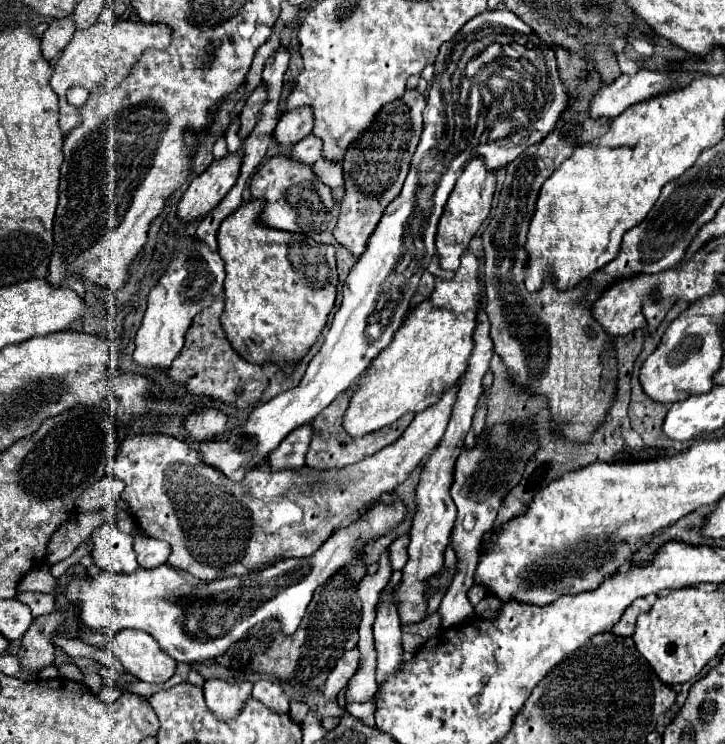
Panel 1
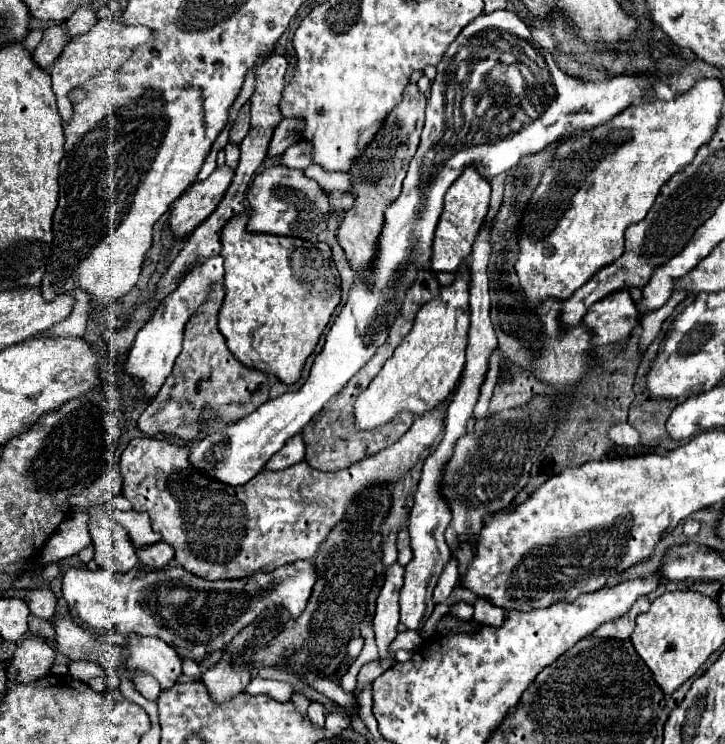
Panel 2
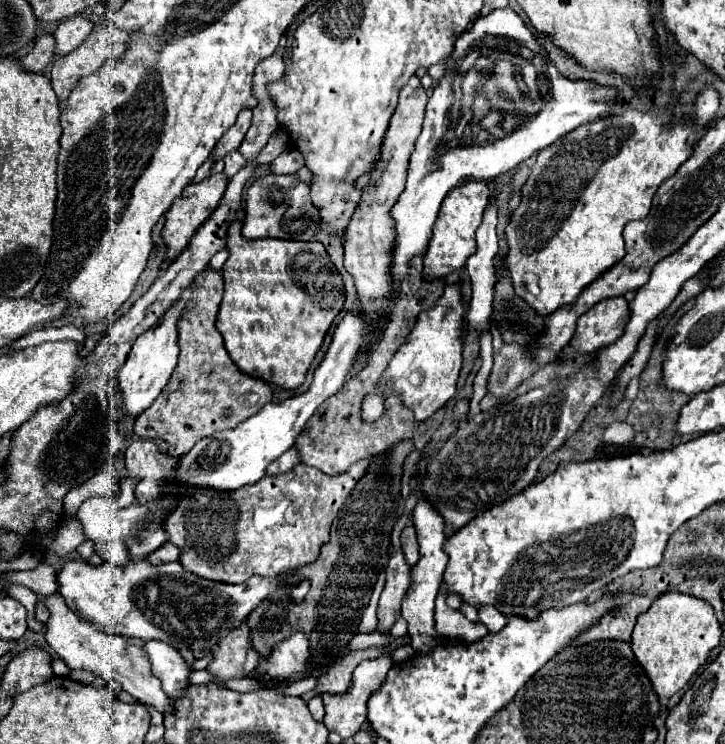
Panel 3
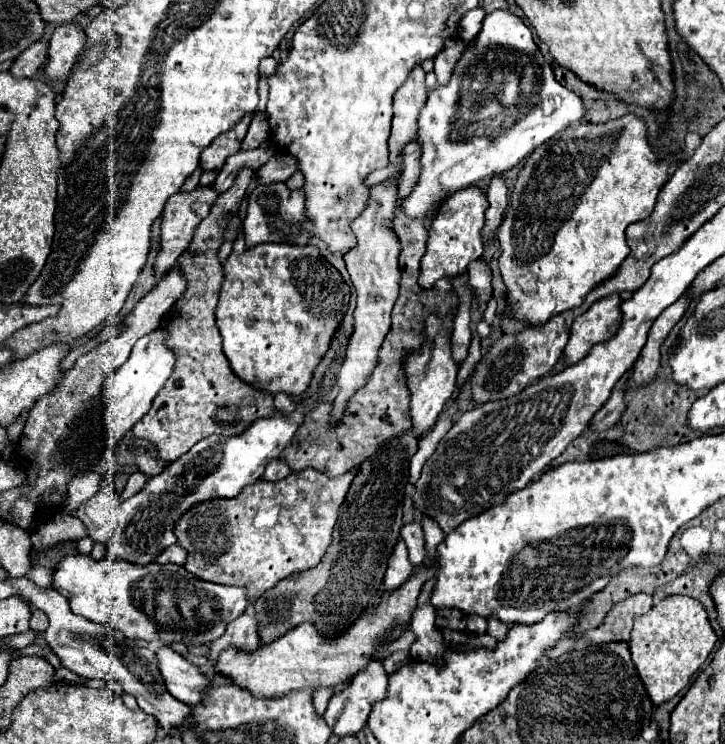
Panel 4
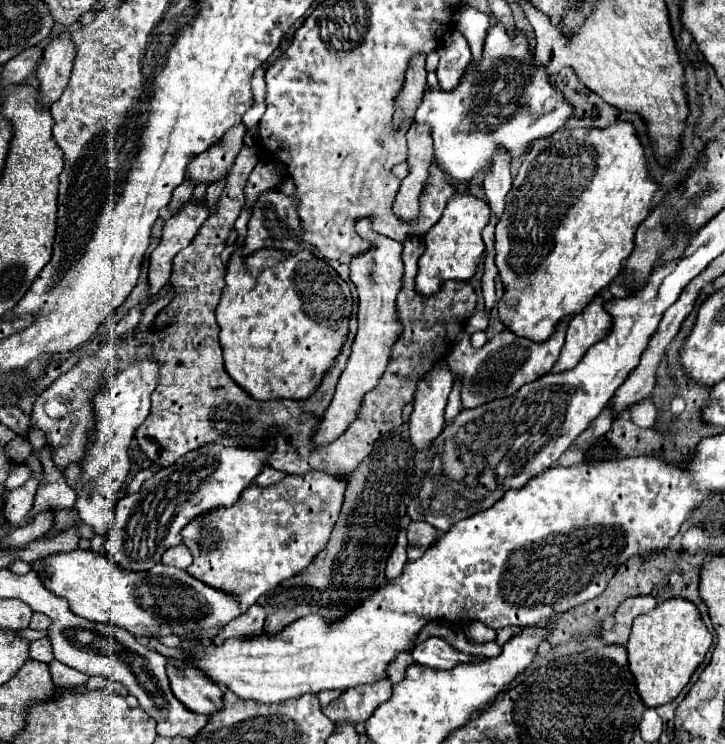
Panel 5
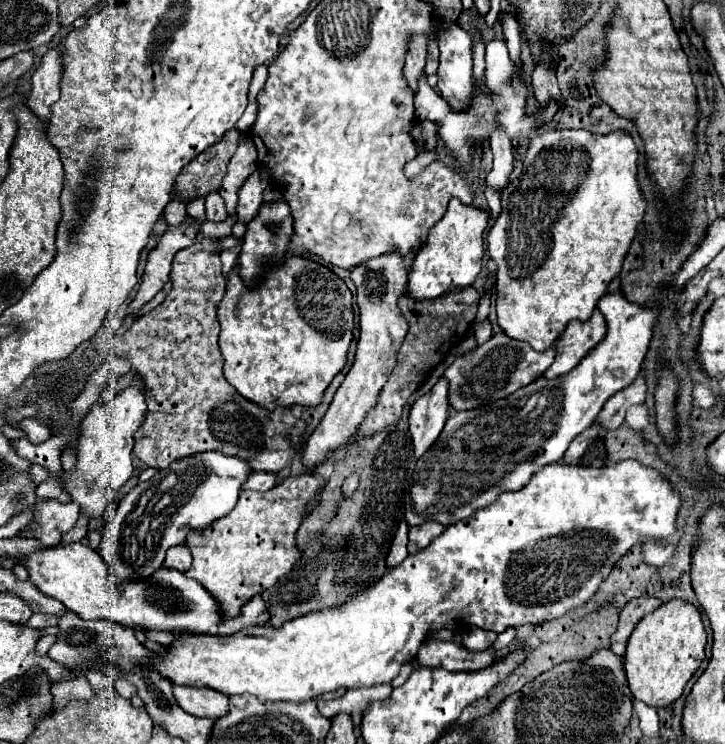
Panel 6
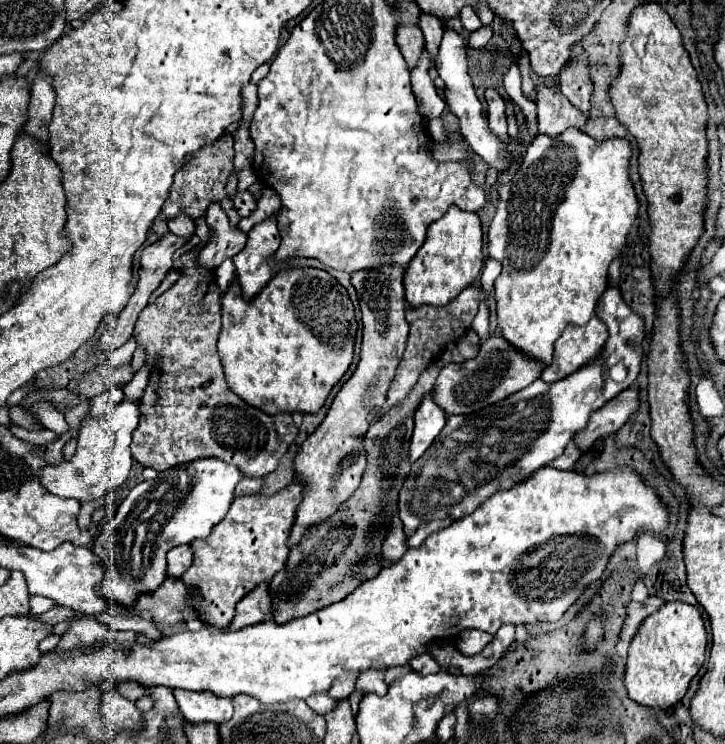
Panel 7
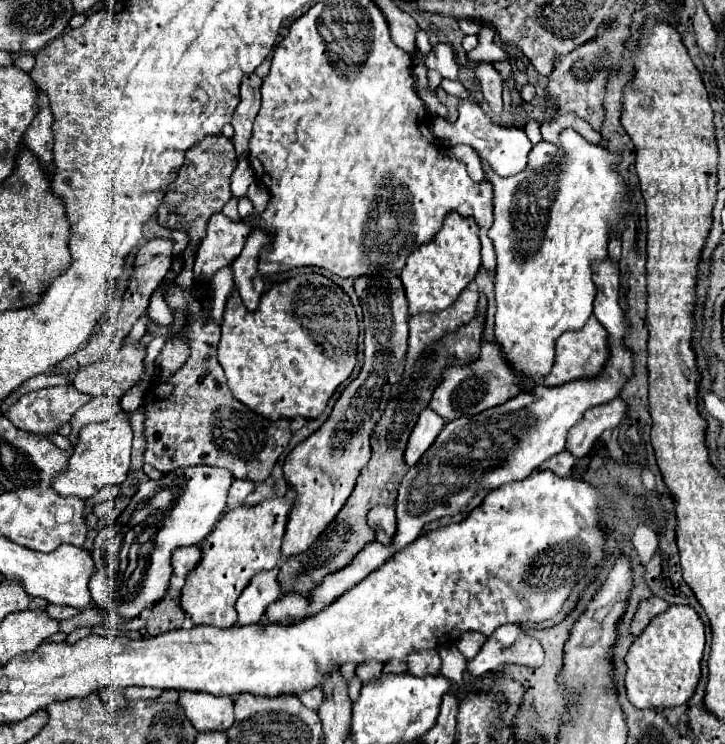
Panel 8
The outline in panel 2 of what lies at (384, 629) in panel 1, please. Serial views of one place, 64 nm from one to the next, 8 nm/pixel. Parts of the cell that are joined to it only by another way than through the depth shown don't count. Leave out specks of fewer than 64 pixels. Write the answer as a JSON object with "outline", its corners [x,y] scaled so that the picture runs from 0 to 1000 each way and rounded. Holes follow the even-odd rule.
{"outline":[[[538,758],[532,769],[532,782],[524,793],[524,801],[519,806],[519,828],[516,828],[516,849],[519,849],[519,866],[524,884],[535,879],[538,863],[546,858],[546,841],[552,836],[552,812],[549,812],[549,798],[554,790],[557,780],[557,761],[552,758]]]}

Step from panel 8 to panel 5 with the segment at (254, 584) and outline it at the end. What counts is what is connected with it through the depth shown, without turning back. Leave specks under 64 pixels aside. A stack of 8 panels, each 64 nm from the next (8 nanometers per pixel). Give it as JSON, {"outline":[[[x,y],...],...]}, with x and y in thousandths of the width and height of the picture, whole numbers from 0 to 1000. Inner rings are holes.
{"outline":[[[350,812],[348,817],[342,817],[337,825],[331,825],[328,831],[317,833],[298,855],[295,855],[295,866],[306,866],[312,858],[317,855],[350,855],[359,852],[364,844],[364,817],[359,817],[359,812]]]}

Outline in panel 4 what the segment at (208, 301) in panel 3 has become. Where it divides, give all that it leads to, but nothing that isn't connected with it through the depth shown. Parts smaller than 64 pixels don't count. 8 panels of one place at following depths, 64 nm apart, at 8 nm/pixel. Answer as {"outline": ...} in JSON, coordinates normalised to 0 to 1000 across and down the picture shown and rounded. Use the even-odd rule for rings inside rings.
{"outline":[[[345,223],[331,226],[331,237],[326,237],[320,253],[314,253],[309,261],[298,266],[292,285],[270,306],[265,328],[246,347],[248,366],[259,371],[259,387],[254,398],[248,398],[248,403],[237,409],[237,414],[229,419],[226,430],[221,433],[221,441],[232,446],[226,462],[237,468],[243,478],[243,495],[237,497],[232,516],[226,516],[226,522],[215,530],[207,554],[199,559],[199,565],[193,565],[182,575],[185,586],[212,599],[218,616],[232,624],[246,618],[270,594],[276,594],[290,583],[306,583],[312,589],[326,586],[337,581],[337,575],[342,575],[348,565],[359,559],[375,559],[375,554],[383,554],[372,530],[361,530],[359,524],[348,522],[345,516],[323,505],[306,473],[306,454],[295,433],[301,395],[309,374],[309,363],[303,349],[298,349],[298,339],[309,325],[314,290],[328,285],[339,263],[342,247],[348,242],[348,234],[350,228]],[[259,344],[270,344],[270,349],[259,349]]]}

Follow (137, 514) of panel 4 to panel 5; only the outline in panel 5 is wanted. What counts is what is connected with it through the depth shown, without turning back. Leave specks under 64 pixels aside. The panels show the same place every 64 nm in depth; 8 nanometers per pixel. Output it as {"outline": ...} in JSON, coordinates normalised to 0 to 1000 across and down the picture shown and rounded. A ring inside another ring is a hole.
{"outline":[[[381,578],[370,581],[370,602],[309,602],[287,597],[259,608],[243,624],[218,632],[204,642],[185,664],[171,667],[160,680],[157,704],[146,720],[143,739],[154,758],[182,769],[201,769],[223,753],[223,745],[251,728],[251,710],[281,688],[301,683],[317,683],[331,669],[331,661],[348,651],[348,645],[364,629],[364,618],[375,608],[375,589]]]}

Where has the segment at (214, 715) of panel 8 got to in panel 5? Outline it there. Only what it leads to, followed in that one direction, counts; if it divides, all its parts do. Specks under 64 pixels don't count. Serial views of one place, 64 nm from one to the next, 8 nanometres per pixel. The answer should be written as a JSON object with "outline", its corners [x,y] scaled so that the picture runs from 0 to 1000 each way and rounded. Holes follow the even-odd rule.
{"outline":[[[232,887],[229,903],[240,935],[257,952],[262,952],[262,957],[290,962],[292,957],[301,957],[306,952],[306,925],[290,914],[281,914],[281,906],[265,898],[265,892]]]}

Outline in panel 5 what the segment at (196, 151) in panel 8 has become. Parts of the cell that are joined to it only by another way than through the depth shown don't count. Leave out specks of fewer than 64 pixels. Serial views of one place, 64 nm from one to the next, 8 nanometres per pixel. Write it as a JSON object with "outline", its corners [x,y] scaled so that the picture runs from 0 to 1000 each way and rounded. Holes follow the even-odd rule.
{"outline":[[[328,167],[326,172],[317,172],[306,188],[301,194],[292,194],[292,199],[287,199],[287,204],[279,204],[276,210],[270,210],[270,215],[265,215],[265,220],[259,220],[259,237],[257,242],[265,247],[292,247],[298,242],[303,242],[303,237],[309,237],[309,231],[317,228],[326,204],[331,204],[334,199],[334,185],[337,185],[339,172],[334,167]]]}

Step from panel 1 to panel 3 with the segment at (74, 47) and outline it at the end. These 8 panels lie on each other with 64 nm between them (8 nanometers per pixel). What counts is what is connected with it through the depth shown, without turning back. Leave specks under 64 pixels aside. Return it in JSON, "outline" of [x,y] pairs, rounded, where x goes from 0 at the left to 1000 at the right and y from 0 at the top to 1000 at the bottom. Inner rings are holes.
{"outline":[[[132,32],[127,46],[121,48],[121,54],[110,65],[105,65],[105,70],[99,70],[99,75],[77,81],[74,91],[72,91],[72,105],[69,108],[72,108],[72,118],[74,118],[83,140],[91,140],[91,132],[94,132],[97,121],[102,118],[102,113],[108,110],[108,105],[132,97],[138,91],[138,86],[143,86],[146,81],[168,75],[171,67],[174,67],[177,51],[179,51],[179,46],[171,43],[171,40],[163,40],[163,38],[152,35],[152,32]]]}

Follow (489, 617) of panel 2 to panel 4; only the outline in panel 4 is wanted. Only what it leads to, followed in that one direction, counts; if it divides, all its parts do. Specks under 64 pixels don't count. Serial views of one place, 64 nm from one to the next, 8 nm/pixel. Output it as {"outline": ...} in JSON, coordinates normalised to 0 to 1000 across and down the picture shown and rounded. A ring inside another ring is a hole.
{"outline":[[[676,828],[676,831],[672,831],[673,836],[673,852],[683,856],[686,862],[695,860],[695,855],[701,852],[701,839],[695,839],[690,836],[688,833],[684,833],[684,829]]]}

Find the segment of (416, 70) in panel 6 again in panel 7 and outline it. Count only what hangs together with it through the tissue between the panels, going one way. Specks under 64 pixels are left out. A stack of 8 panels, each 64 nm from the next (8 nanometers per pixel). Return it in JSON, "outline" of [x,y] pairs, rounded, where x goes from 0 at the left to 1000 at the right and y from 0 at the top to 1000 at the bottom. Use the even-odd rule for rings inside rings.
{"outline":[[[557,32],[552,40],[546,38],[546,59],[552,65],[552,70],[557,73],[563,91],[571,94],[574,83],[582,73],[582,62],[585,62],[585,46],[579,40],[577,32]]]}

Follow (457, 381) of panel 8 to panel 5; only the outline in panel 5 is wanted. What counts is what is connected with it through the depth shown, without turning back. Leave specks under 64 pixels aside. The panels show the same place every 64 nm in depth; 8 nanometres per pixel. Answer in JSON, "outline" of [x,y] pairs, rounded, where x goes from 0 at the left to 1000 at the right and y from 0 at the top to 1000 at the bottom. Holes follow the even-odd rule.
{"outline":[[[786,427],[775,430],[767,441],[767,449],[761,449],[761,457],[753,457],[748,462],[737,462],[734,457],[714,454],[703,444],[692,444],[679,457],[673,457],[665,468],[651,468],[646,446],[637,444],[623,473],[618,476],[618,495],[626,508],[634,508],[634,540],[637,548],[657,548],[670,540],[679,540],[684,535],[706,532],[712,530],[723,516],[737,513],[759,500],[764,487],[772,478],[778,449]]]}

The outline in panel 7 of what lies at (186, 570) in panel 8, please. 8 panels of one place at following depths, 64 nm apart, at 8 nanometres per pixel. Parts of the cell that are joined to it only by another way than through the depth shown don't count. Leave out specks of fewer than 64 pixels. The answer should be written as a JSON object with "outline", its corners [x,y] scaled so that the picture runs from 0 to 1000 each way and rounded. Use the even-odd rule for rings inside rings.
{"outline":[[[243,734],[232,742],[232,774],[243,774],[243,780],[251,777],[251,772],[265,761],[268,745],[262,734]]]}

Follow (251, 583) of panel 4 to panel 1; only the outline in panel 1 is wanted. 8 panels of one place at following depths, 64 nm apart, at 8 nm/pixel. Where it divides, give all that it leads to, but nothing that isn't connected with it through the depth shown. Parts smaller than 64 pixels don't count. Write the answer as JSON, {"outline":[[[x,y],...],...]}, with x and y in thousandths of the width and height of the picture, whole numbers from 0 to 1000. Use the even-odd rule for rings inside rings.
{"outline":[[[632,519],[621,522],[604,543],[574,556],[563,578],[543,597],[472,632],[439,634],[419,626],[411,632],[372,634],[350,629],[339,637],[334,648],[320,648],[295,626],[281,624],[276,618],[276,610],[265,605],[257,594],[226,583],[177,586],[157,621],[160,637],[174,651],[168,672],[179,680],[179,688],[210,723],[226,726],[237,734],[232,758],[246,766],[257,766],[279,780],[342,774],[345,769],[367,763],[383,753],[422,750],[430,747],[466,710],[480,707],[502,677],[521,672],[527,664],[538,664],[549,651],[554,651],[563,637],[579,624],[579,618],[604,599],[607,589],[615,581],[629,527]]]}

